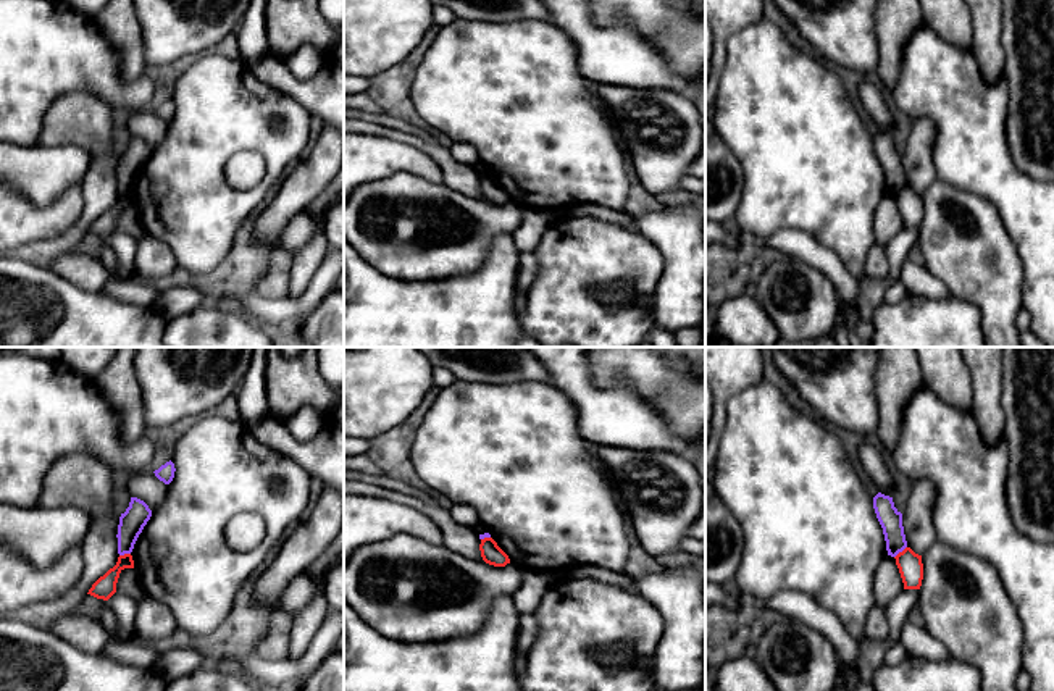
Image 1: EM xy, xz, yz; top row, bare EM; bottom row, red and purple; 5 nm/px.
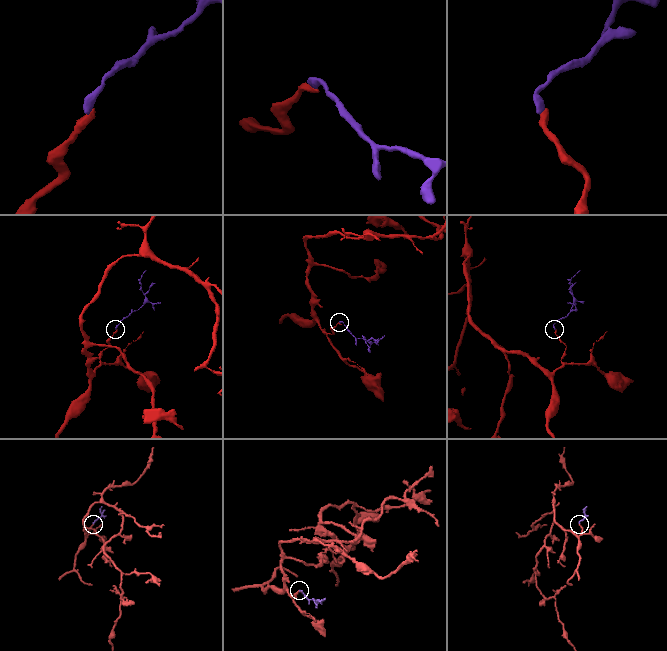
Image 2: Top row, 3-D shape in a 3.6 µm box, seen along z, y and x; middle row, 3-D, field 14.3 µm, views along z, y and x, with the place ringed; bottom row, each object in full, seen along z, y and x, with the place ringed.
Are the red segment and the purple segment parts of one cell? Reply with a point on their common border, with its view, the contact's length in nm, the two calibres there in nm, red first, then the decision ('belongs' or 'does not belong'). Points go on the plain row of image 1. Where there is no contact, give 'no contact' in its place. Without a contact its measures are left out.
yz (899, 191) | 90 nm | 120/110 nm | does not belong

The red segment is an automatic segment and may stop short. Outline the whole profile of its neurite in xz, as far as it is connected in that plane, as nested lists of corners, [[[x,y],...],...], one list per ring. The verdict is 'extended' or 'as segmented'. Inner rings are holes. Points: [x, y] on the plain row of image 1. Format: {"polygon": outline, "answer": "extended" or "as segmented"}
{"polygon": [[[492,176],[481,178],[479,189],[483,199],[489,203],[505,205],[507,202],[510,202],[508,194],[497,184]]], "answer": "as segmented"}

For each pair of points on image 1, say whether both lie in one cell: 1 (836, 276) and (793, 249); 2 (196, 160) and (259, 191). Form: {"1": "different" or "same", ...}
{"1": "same", "2": "same"}

